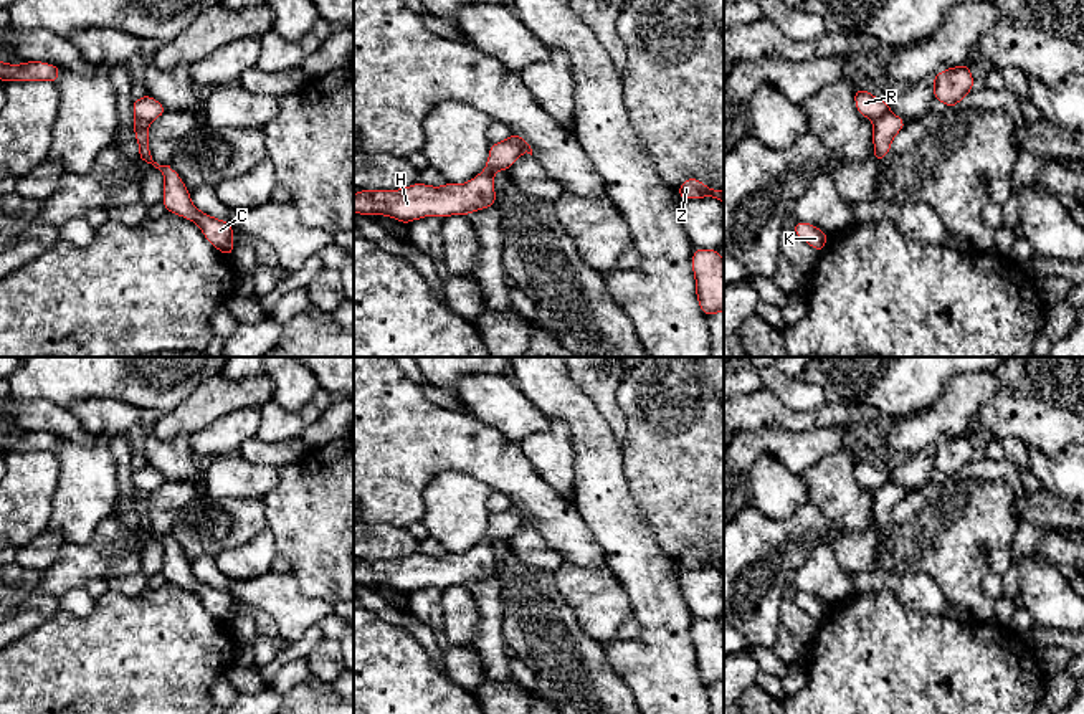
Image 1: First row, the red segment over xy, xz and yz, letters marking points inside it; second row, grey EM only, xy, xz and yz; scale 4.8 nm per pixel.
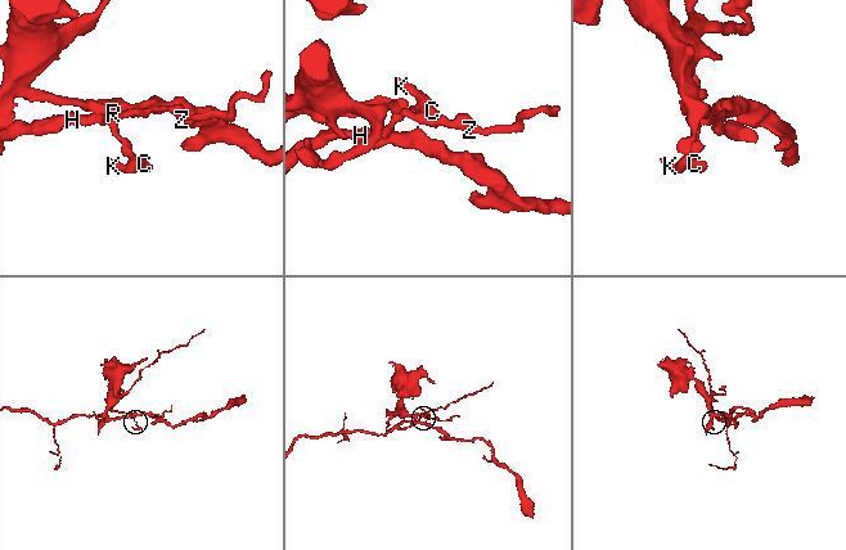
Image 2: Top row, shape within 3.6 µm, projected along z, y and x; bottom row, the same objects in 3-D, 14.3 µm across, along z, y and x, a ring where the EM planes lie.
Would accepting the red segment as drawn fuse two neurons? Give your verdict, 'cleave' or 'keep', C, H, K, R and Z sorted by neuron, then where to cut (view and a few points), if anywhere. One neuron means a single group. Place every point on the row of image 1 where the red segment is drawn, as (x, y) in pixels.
cleave | C H K / R Z | xz (511, 136), (522, 152)

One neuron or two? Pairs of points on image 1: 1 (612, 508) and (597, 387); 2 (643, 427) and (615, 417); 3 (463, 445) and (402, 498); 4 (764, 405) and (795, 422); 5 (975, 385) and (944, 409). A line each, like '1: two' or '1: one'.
1: two
2: two
3: one
4: one
5: one

